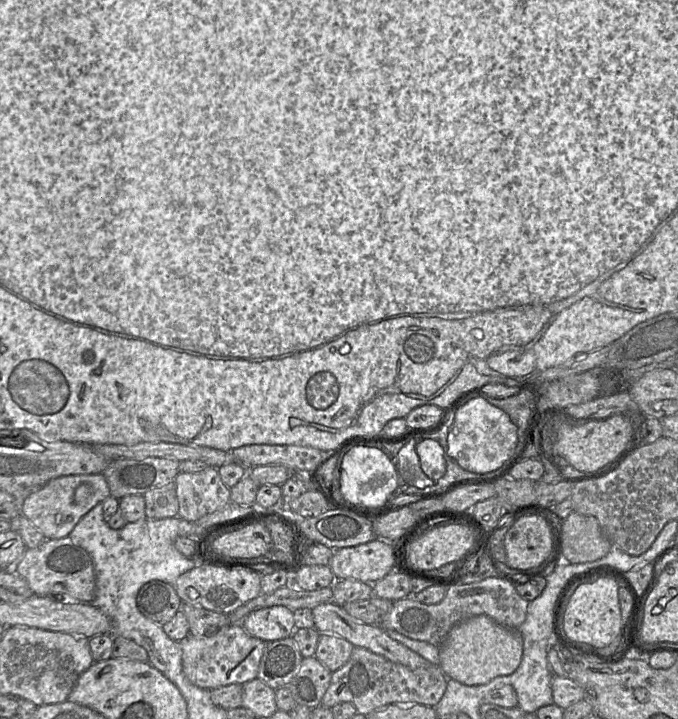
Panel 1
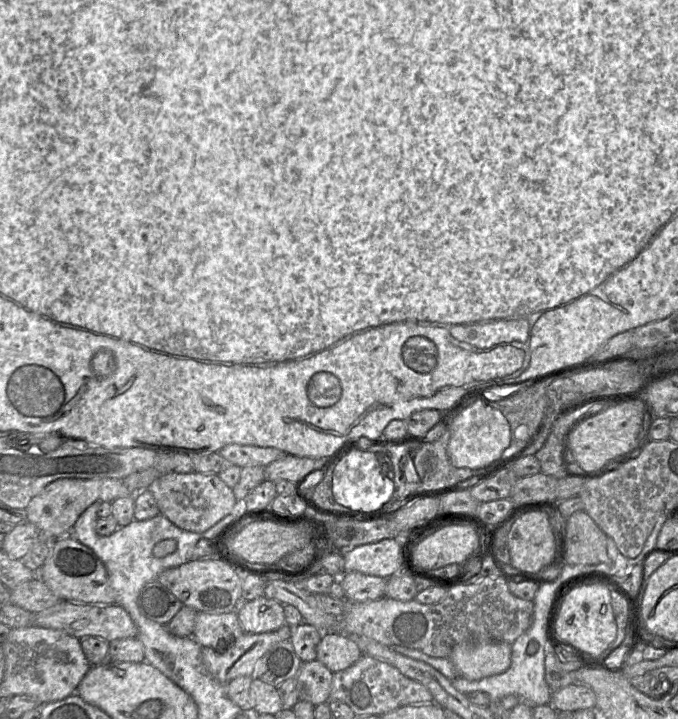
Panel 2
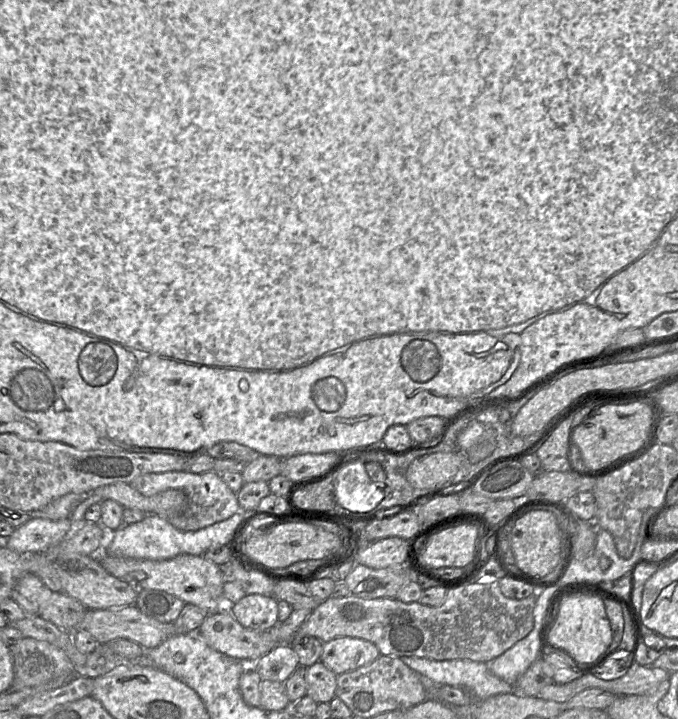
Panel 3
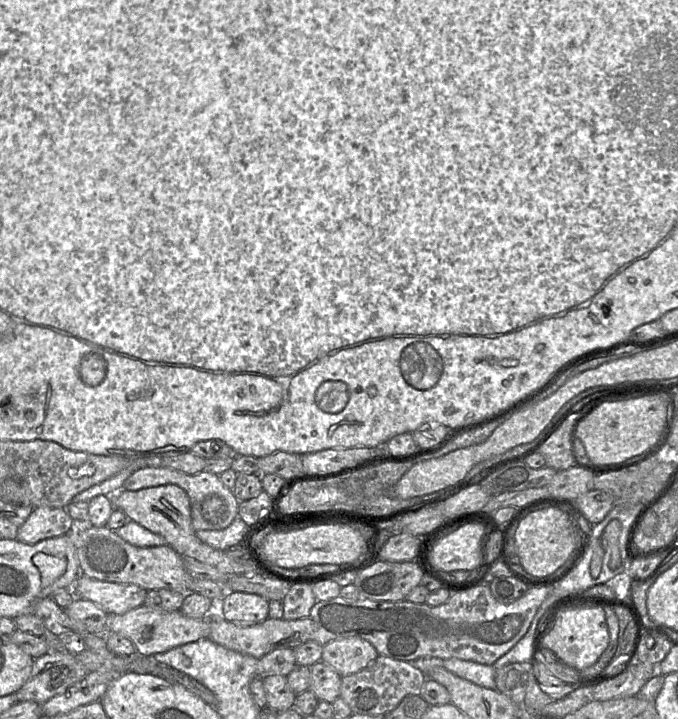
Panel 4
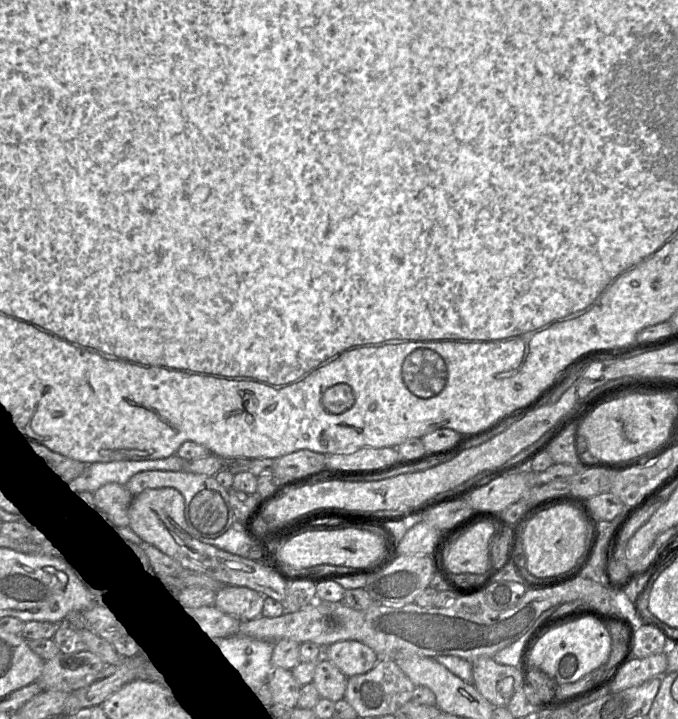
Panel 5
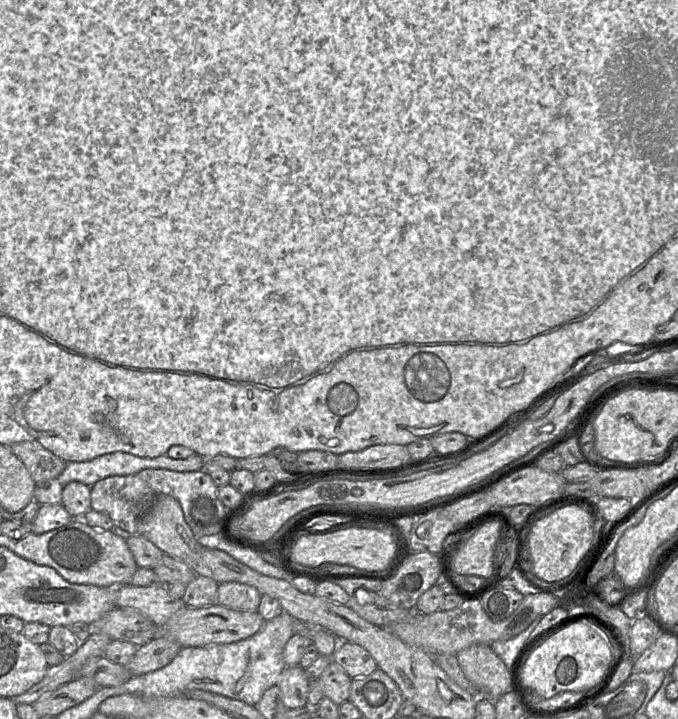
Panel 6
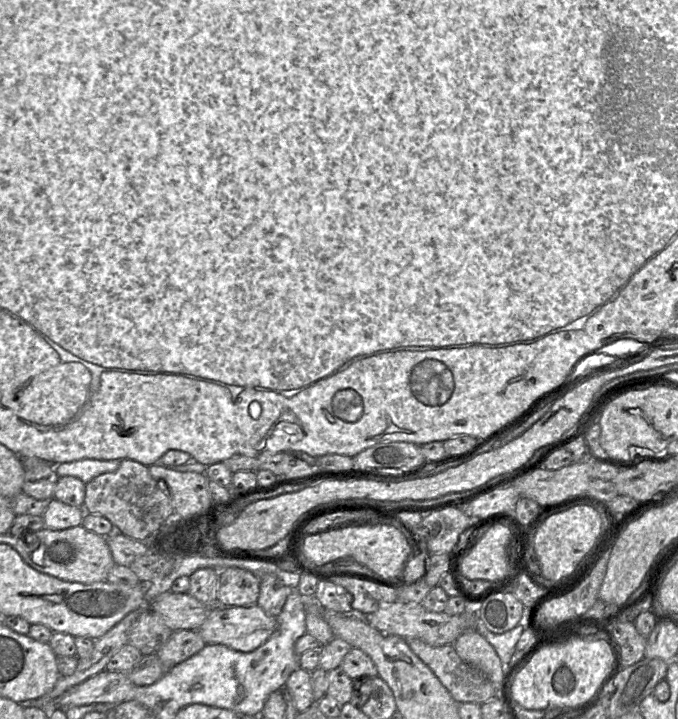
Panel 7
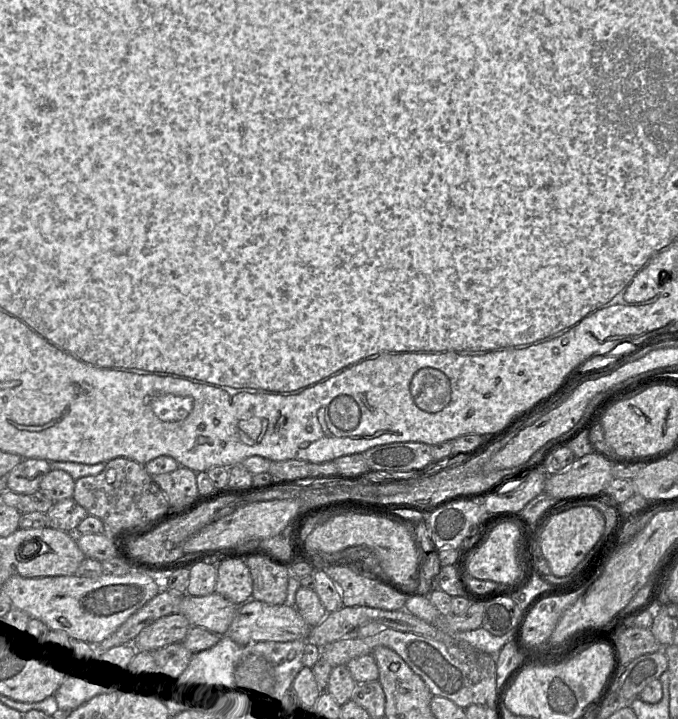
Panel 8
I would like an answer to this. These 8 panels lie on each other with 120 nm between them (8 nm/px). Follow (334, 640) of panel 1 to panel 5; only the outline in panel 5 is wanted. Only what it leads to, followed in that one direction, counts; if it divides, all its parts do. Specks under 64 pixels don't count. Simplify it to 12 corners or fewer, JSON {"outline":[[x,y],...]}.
{"outline":[[354,640],[323,648],[347,678],[369,672],[379,661],[370,647]]}

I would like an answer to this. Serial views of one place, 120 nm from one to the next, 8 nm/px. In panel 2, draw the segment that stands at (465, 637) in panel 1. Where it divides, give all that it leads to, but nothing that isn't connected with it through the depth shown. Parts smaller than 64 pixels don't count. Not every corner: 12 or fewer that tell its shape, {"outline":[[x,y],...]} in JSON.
{"outline":[[458,644],[450,656],[469,681],[505,672],[511,644]]}

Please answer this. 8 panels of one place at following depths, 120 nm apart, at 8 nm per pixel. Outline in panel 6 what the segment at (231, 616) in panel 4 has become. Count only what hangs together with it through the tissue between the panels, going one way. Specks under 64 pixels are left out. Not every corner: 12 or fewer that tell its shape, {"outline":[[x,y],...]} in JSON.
{"outline":[[240,582],[219,583],[217,604],[256,612],[260,592]]}

